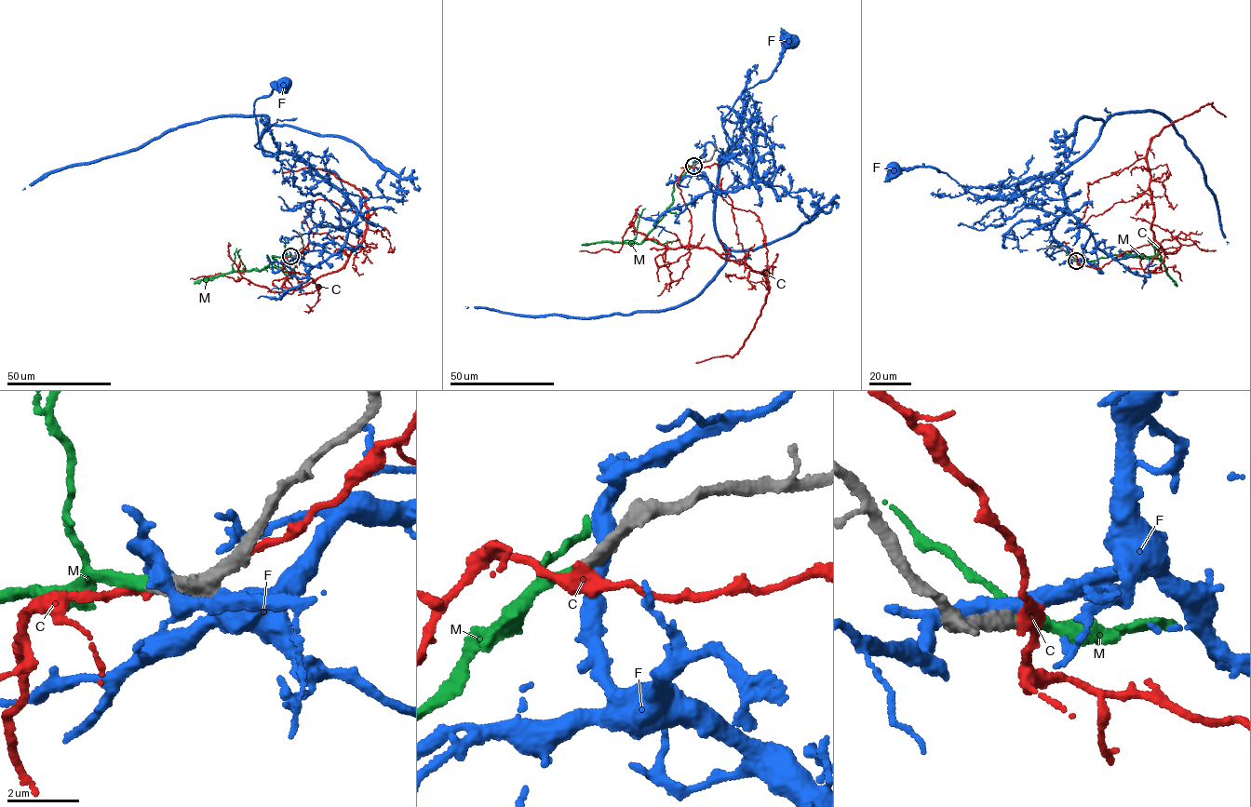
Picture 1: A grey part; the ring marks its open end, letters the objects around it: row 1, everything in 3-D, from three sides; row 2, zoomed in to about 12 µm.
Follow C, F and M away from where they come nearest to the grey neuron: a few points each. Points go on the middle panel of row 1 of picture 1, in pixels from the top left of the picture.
C: (693, 166), (676, 183), (691, 215), (689, 243), (745, 263), (770, 288), (736, 353), (696, 363)
F: (694, 166), (726, 193), (771, 185), (722, 120), (743, 92), (765, 81), (790, 42)
M: (693, 166), (676, 180), (673, 202), (641, 243), (605, 241), (582, 244)

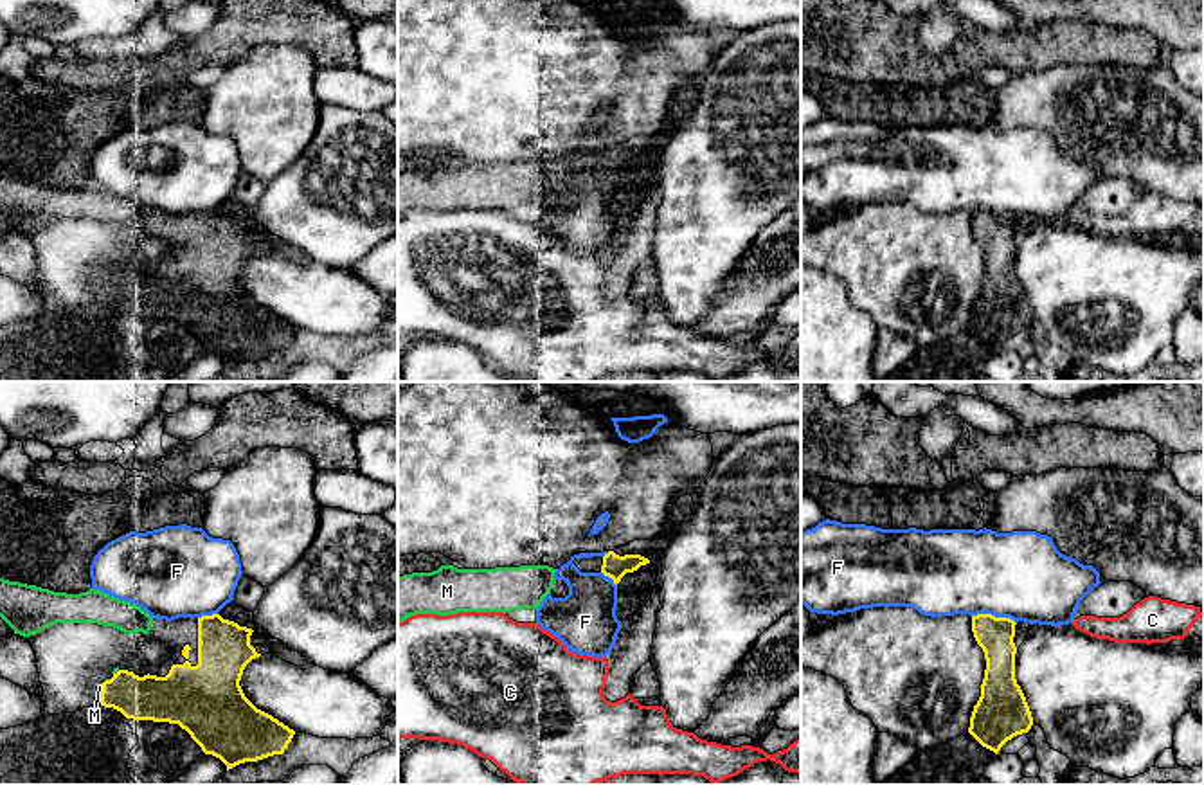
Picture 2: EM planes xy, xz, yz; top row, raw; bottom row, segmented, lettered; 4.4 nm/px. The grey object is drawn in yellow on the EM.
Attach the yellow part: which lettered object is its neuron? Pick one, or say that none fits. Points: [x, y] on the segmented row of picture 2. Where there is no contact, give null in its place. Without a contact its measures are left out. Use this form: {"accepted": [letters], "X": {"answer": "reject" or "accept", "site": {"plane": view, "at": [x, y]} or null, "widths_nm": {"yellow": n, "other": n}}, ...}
{"accepted": ["M"], "C": {"answer": "reject", "site": null}, "F": {"answer": "reject", "site": {"plane": "yz", "at": [994, 616]}, "widths_nm": {"yellow": 160, "other": 400}}, "M": {"answer": "accept", "site": {"plane": "xy", "at": [103, 688]}, "widths_nm": {"yellow": 200, "other": 20}}}

